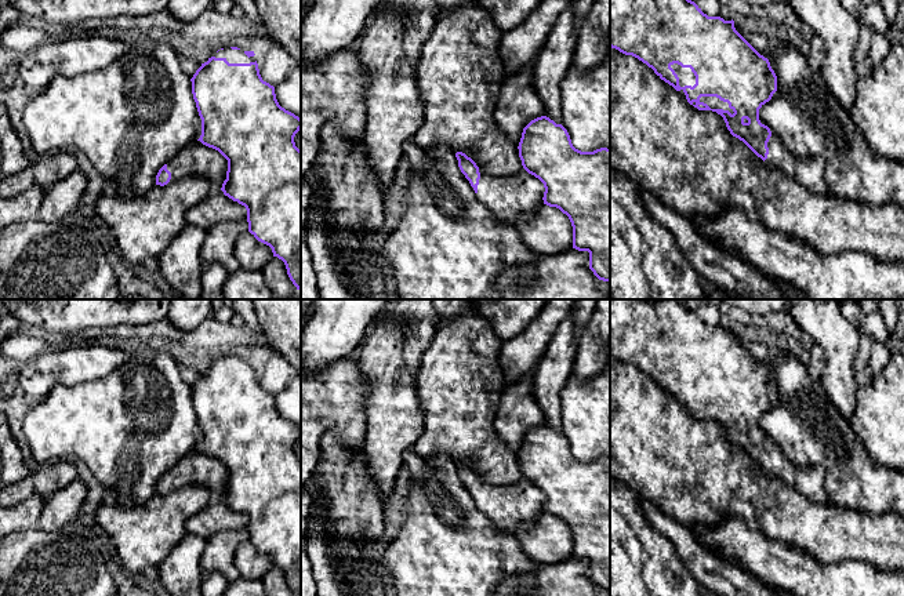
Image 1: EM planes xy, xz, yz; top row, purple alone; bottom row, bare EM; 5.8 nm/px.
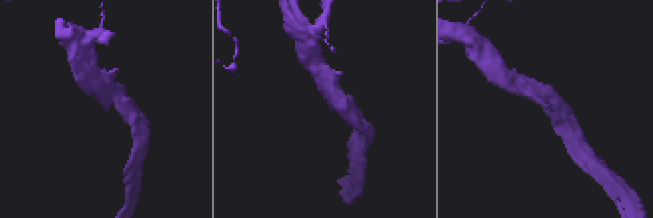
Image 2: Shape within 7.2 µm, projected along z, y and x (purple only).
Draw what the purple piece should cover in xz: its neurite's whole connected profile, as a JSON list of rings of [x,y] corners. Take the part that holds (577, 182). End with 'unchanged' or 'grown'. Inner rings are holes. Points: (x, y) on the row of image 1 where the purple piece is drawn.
[[[547,116],[531,120],[523,128],[518,149],[523,168],[507,177],[493,177],[465,153],[455,153],[478,201],[500,222],[512,226],[519,215],[529,217],[542,204],[559,208],[571,222],[573,248],[588,251],[589,269],[599,280],[610,281],[610,149],[576,149],[567,130]]] | grown

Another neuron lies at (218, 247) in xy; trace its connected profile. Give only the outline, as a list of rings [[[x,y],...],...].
[[[247,219],[239,222],[221,222],[207,230],[200,255],[204,264],[215,262],[224,266],[229,273],[242,269],[235,257],[235,243],[248,232]]]

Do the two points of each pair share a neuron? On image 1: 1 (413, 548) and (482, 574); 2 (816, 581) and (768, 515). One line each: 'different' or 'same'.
1: same
2: different

